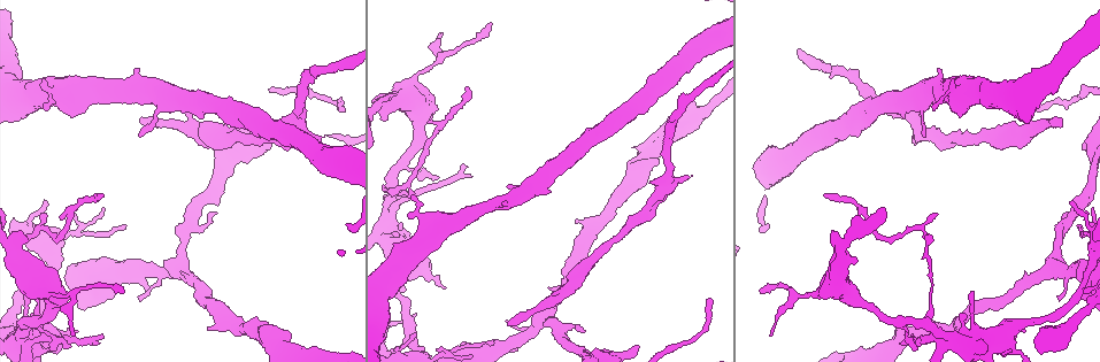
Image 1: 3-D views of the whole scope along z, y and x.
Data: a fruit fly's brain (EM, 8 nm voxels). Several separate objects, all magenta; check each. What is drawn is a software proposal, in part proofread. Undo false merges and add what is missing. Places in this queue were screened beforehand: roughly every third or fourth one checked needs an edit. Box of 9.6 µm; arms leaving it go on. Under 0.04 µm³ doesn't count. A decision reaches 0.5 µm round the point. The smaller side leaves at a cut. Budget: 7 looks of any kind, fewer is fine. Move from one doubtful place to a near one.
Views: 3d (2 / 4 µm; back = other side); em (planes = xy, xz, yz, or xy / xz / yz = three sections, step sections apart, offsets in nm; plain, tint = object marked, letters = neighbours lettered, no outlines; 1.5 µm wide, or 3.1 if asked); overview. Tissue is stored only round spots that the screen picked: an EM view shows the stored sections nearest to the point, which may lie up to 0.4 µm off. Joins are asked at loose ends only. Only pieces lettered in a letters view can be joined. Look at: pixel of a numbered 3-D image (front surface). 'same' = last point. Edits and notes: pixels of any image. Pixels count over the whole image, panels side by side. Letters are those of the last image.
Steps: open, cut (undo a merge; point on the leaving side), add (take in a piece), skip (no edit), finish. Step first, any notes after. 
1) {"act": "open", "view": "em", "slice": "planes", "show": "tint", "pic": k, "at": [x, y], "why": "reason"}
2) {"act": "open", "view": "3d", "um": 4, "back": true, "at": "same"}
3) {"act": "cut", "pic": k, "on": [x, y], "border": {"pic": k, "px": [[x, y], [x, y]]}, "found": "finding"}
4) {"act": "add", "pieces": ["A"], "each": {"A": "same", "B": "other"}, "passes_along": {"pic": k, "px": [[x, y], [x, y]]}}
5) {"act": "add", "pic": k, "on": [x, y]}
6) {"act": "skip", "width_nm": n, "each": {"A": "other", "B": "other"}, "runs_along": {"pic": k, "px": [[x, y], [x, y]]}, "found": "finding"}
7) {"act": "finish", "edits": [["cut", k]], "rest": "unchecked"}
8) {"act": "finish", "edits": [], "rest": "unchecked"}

{"act": "open", "view": "3d", "um": 4, "pic": 1, "at": [1058, 121], "why": "free end"}

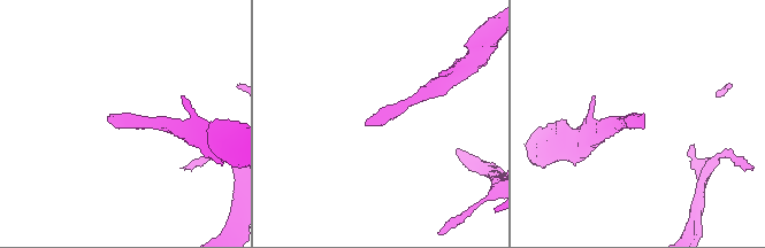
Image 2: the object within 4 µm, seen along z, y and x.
{"act": "open", "view": "em", "slice": "planes", "show": "letters", "pic": 2, "at": [367, 122], "why": "now the EM"}

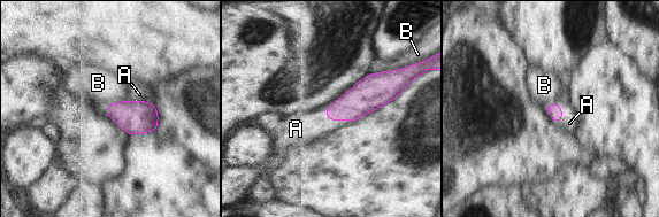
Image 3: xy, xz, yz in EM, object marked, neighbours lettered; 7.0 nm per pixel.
{"act": "add", "pieces": ["A"], "each": {"A": "same", "B": "other"}, "found": "it goes on there"}

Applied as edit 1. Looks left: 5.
{"act": "open", "view": "em", "slice": "xz", "step": 4, "show": "tint", "pic": 1, "at": [927, 322], "why": "arms part here"}

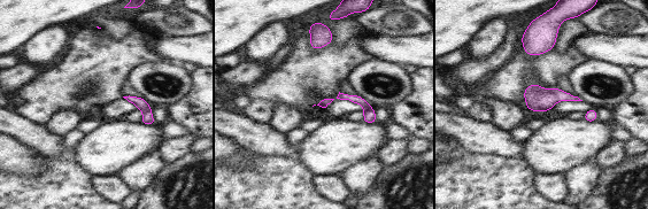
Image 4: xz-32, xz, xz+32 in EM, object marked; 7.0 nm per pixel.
{"act": "open", "view": "em", "slice": "xz", "step": 4, "show": "letters", "at": "same"}

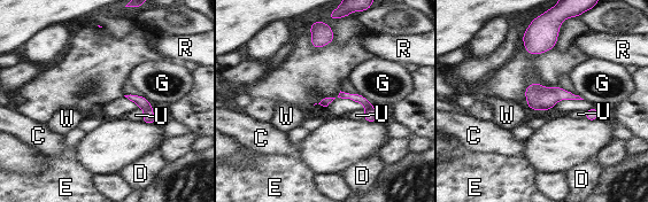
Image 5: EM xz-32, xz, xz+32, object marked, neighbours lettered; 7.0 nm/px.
{"act": "cut", "pic": 5, "on": [370, 114], "each": {"C": "other", "D": "other", "E": "other", "G": "other", "R": "other", "U": "other", "W": "other"}, "border": {"pic": 5, "px": [[372, 106], [365, 110]]}, "found": "a second cell is stuck on"}

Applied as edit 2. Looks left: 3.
{"act": "open", "view": "em", "slice": "xy", "step": 4, "show": "plain", "pic": 1, "at": [442, 35], "why": "tapers out"}

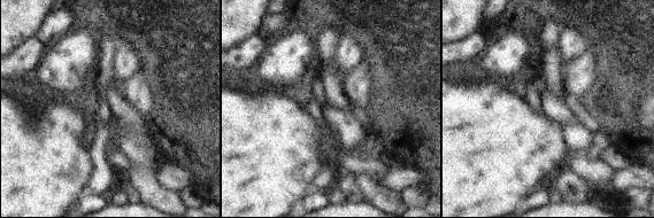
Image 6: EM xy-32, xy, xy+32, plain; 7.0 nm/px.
{"act": "open", "view": "em", "slice": "xy", "step": 4, "show": "letters", "at": "same"}

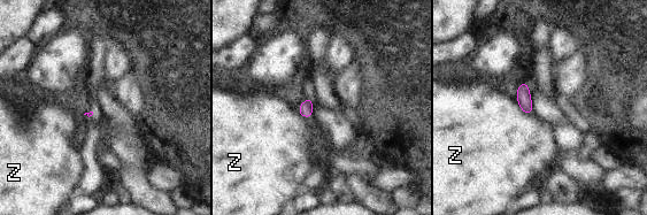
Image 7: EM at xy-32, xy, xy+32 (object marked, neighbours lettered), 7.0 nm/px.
{"act": "skip", "each": {"Z": "other"}, "found": "no lettered piece goes on from it"}

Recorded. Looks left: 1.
{"act": "finish", "edits": [["add", 3], ["cut", 5]], "rest": "unchecked"}

